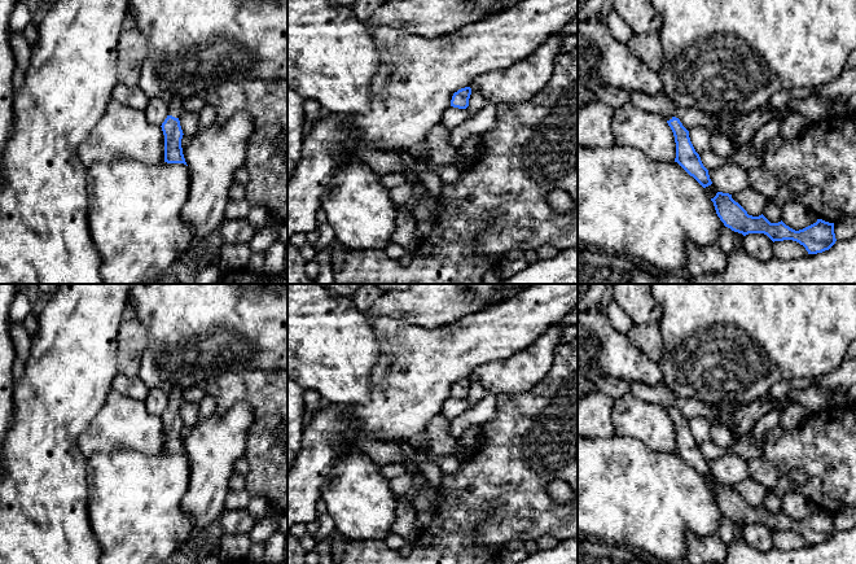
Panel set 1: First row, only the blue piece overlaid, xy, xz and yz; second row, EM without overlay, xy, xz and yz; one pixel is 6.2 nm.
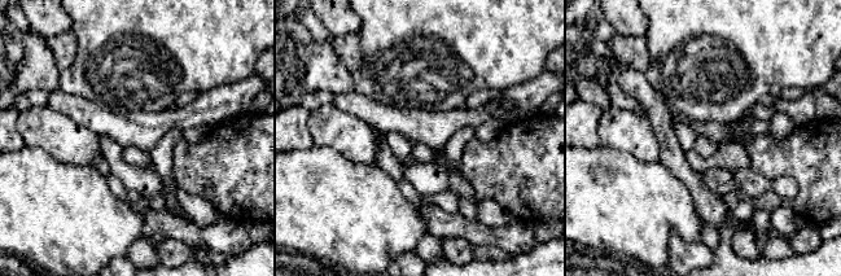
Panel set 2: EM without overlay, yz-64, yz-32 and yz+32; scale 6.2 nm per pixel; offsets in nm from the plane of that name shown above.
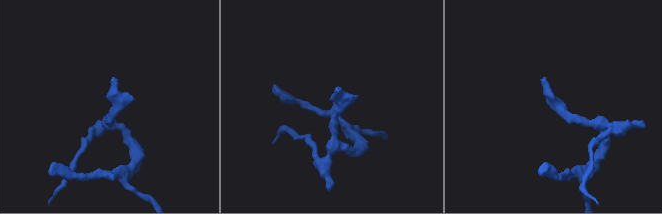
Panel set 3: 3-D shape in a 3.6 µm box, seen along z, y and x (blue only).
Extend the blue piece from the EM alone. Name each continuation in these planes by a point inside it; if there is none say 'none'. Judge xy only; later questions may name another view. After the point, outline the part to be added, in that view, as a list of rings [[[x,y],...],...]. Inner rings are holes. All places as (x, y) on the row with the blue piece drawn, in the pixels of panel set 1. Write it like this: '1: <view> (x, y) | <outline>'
1: xy (175, 106) | [[[174,96],[171,101],[167,104],[168,106],[168,115],[175,118],[180,118],[183,113],[183,100],[177,96]]]

